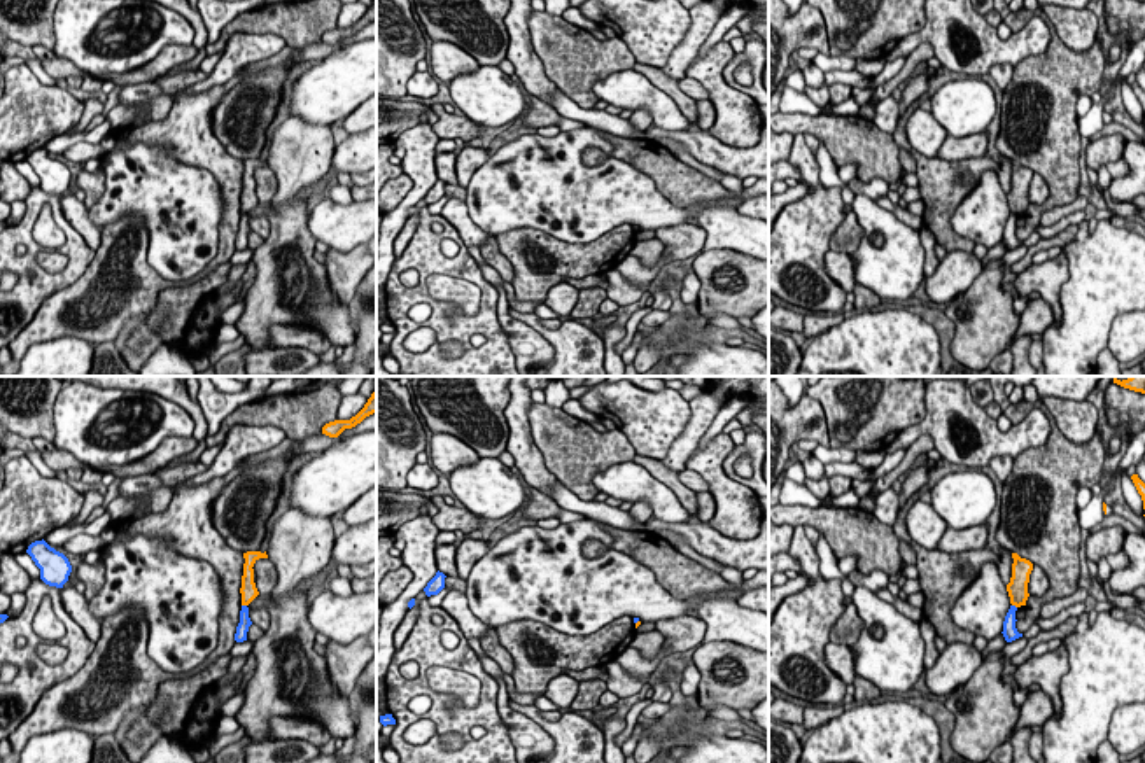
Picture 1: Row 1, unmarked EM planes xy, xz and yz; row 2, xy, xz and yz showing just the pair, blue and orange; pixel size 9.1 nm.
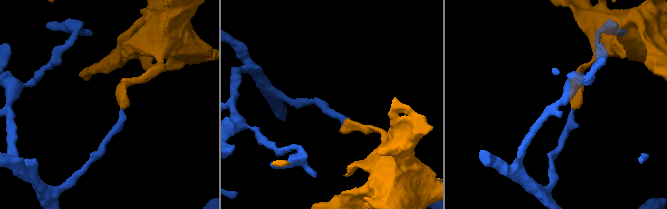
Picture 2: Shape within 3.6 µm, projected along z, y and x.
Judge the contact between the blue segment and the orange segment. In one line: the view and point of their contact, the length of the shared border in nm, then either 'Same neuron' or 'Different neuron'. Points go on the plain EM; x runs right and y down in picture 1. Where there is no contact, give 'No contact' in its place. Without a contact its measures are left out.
Touches blue at xy (244, 214). Shared border 50 nm. Different neuron

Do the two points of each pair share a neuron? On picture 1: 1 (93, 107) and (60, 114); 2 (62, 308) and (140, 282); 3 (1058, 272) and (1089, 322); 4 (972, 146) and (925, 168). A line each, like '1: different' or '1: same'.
1: different
2: same
3: different
4: different

